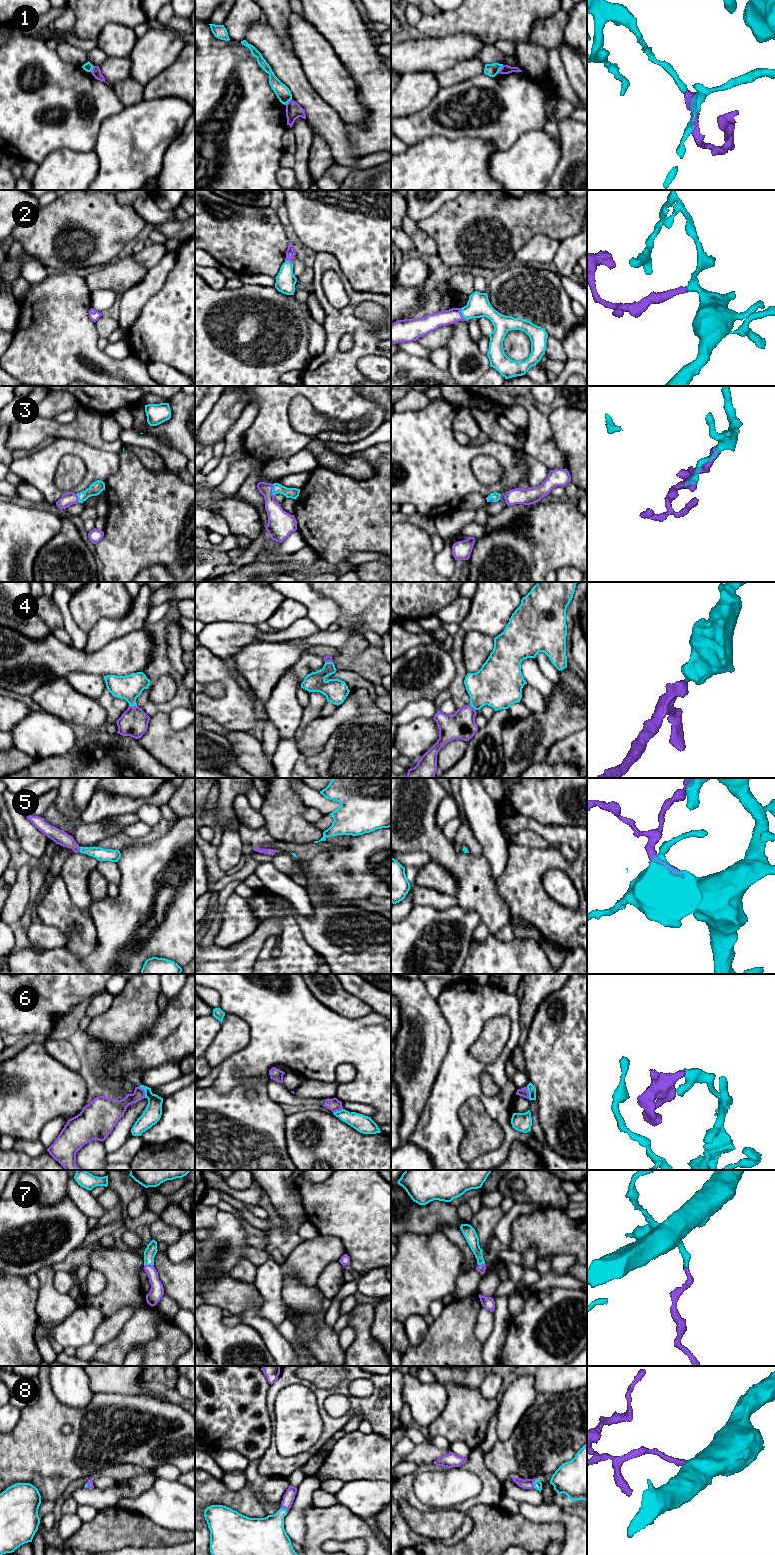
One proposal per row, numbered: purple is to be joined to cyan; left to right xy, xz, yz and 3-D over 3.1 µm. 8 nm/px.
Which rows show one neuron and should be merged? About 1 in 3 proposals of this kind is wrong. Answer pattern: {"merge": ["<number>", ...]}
{"merge": ["2", "3", "4", "5", "7", "8"]}

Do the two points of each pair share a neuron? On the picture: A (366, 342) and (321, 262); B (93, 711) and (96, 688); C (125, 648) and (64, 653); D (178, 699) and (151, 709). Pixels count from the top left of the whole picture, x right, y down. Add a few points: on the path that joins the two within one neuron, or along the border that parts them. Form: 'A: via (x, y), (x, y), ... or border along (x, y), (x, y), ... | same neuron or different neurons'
A: via (345, 322), (325, 304), (317, 289), (317, 283) | same neuron
B: border along (74, 688), (81, 694), (97, 700) | different neurons
C: via (110, 660), (79, 660) | same neuron
D: via (171, 704), (167, 708), (158, 708) | same neuron

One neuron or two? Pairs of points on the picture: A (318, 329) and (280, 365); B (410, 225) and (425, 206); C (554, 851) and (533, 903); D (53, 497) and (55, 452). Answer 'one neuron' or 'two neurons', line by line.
A: two neurons
B: two neurons
C: one neuron
D: one neuron

